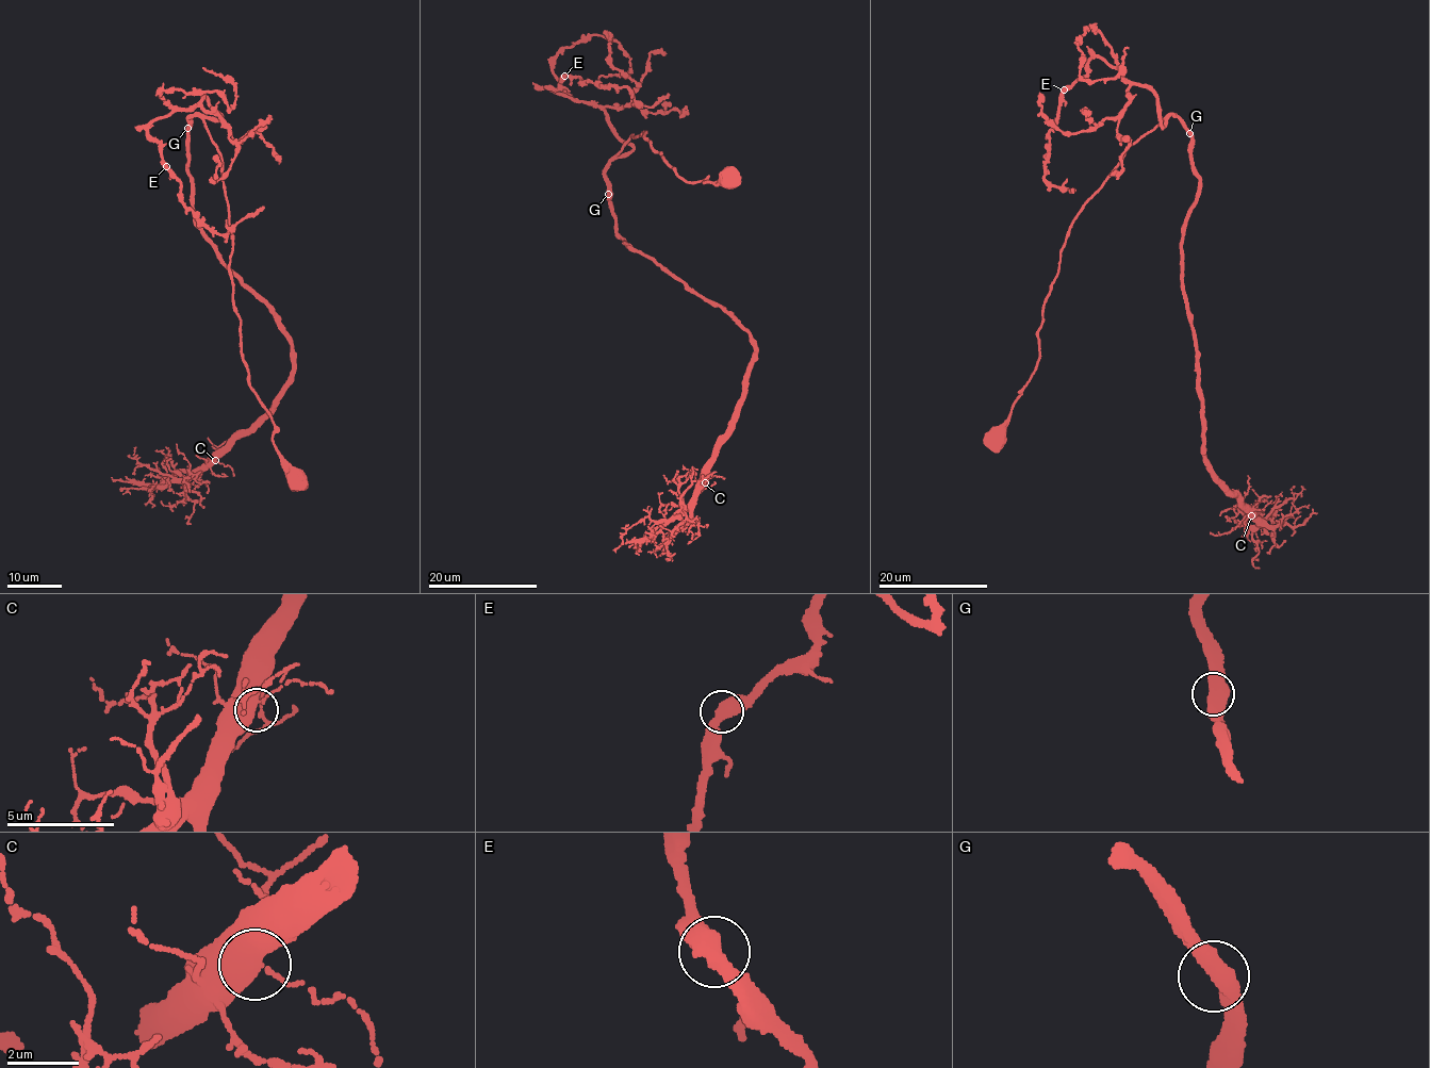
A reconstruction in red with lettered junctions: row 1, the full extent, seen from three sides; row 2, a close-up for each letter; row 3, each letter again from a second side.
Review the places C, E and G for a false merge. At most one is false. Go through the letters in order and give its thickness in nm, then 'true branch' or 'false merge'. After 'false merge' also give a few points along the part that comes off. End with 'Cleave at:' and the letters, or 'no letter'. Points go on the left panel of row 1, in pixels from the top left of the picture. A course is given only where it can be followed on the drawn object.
C: calibre 600 nm; true branch
E: calibre 480 nm; true branch
G: calibre 550 nm; true branch
Cleave at: no letter

